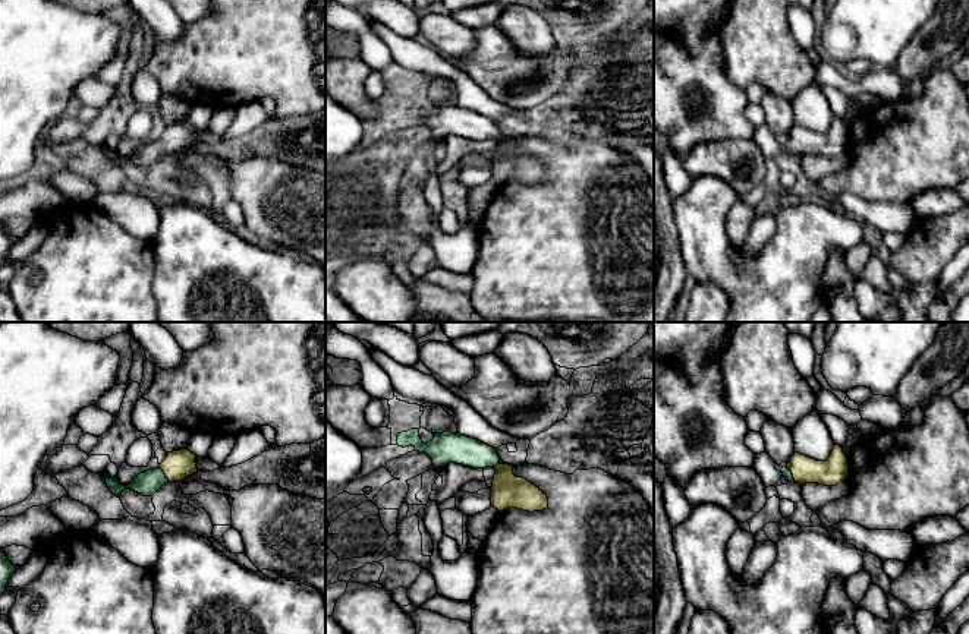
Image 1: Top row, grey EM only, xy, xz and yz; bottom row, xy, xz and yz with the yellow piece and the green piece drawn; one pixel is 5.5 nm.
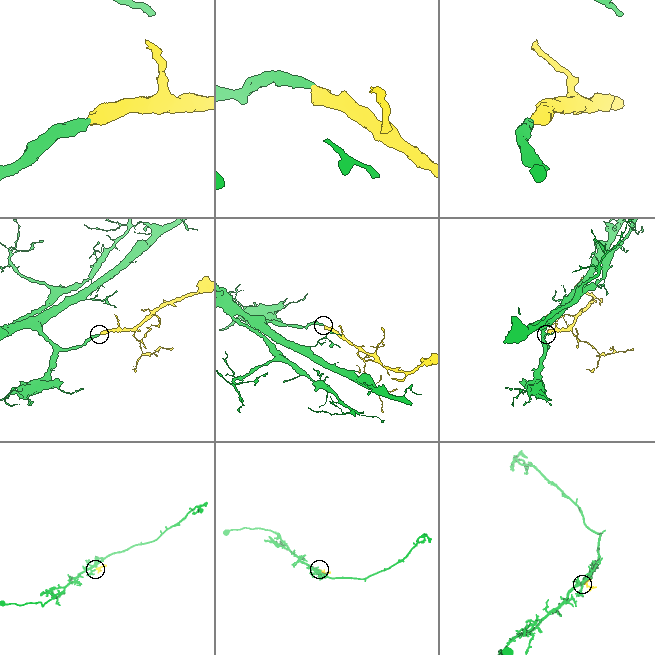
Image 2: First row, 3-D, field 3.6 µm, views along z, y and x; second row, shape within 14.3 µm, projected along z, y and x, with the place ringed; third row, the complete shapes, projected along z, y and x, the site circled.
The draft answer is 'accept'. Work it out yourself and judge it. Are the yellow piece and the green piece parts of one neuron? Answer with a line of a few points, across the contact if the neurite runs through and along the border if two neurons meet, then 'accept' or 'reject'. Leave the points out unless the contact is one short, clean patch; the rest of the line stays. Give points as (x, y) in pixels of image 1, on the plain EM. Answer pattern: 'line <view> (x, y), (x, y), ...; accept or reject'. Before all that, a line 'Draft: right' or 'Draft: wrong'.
Draft: right
line xy (178, 136), (164, 145), (147, 155); accept

